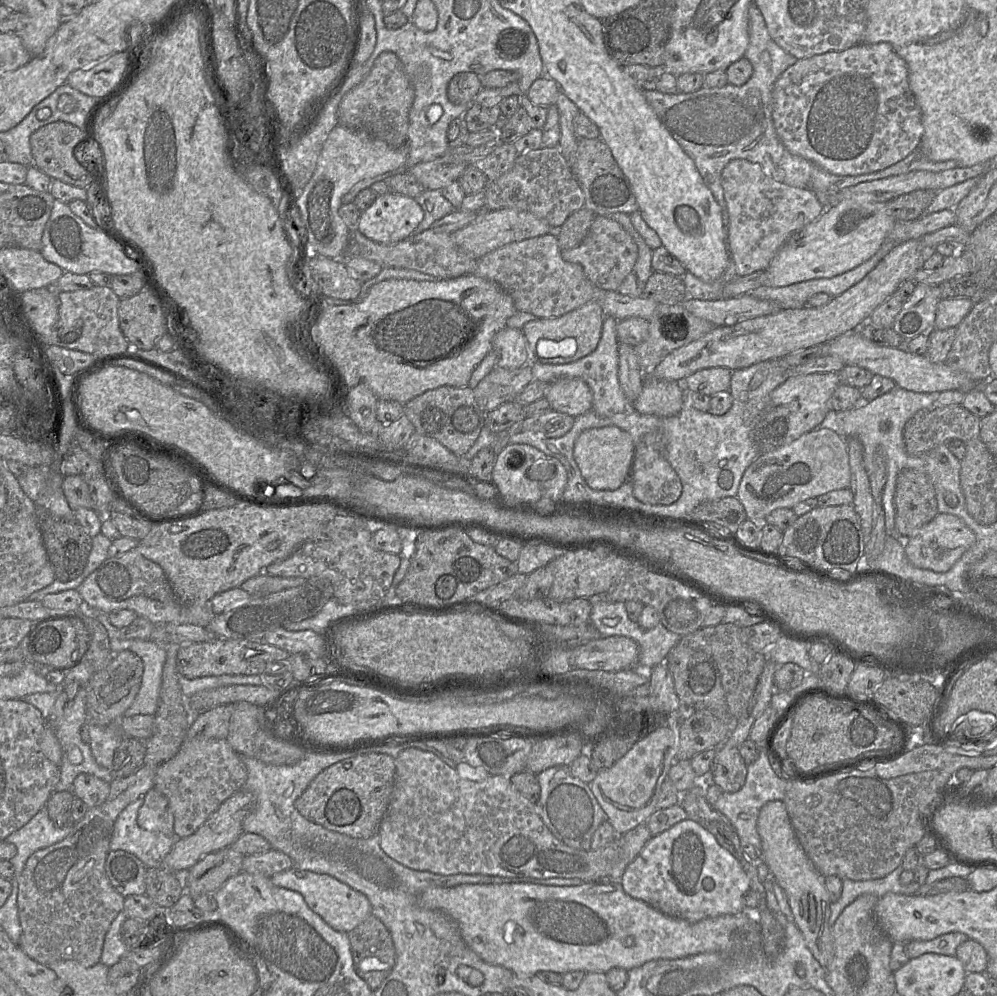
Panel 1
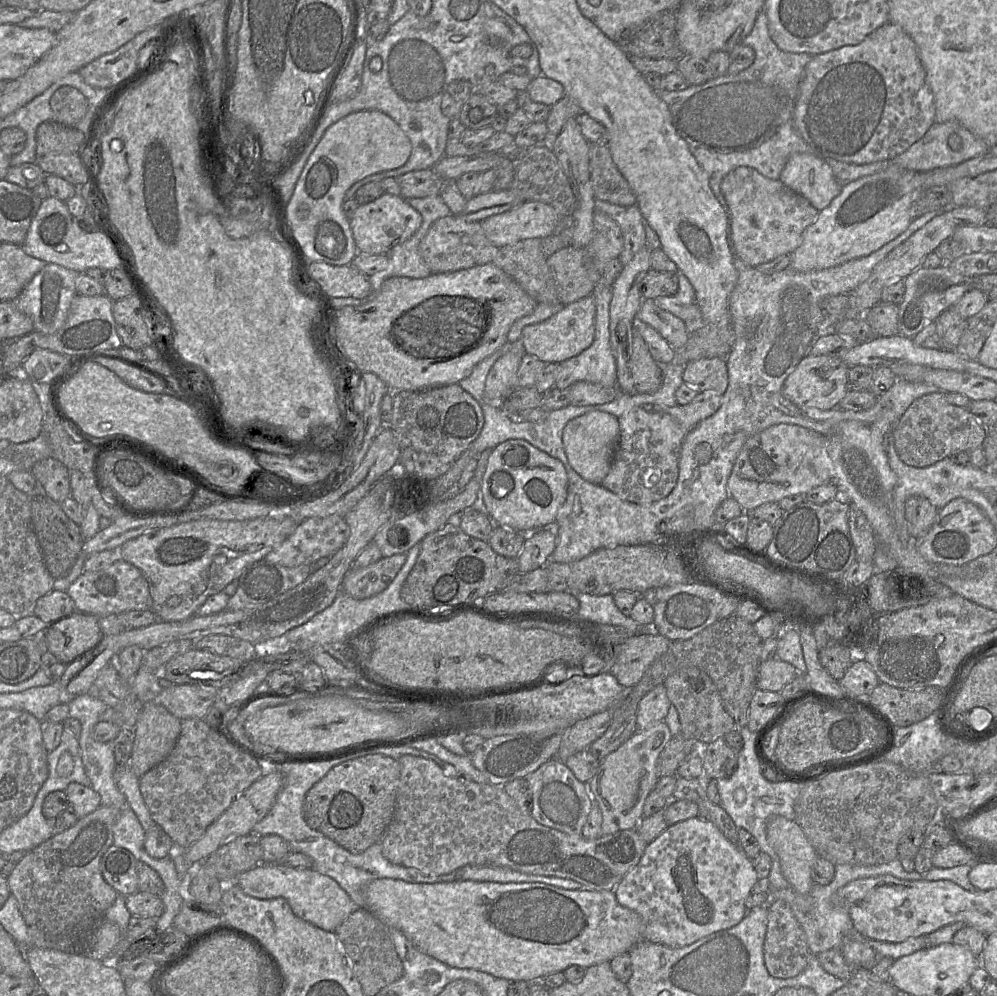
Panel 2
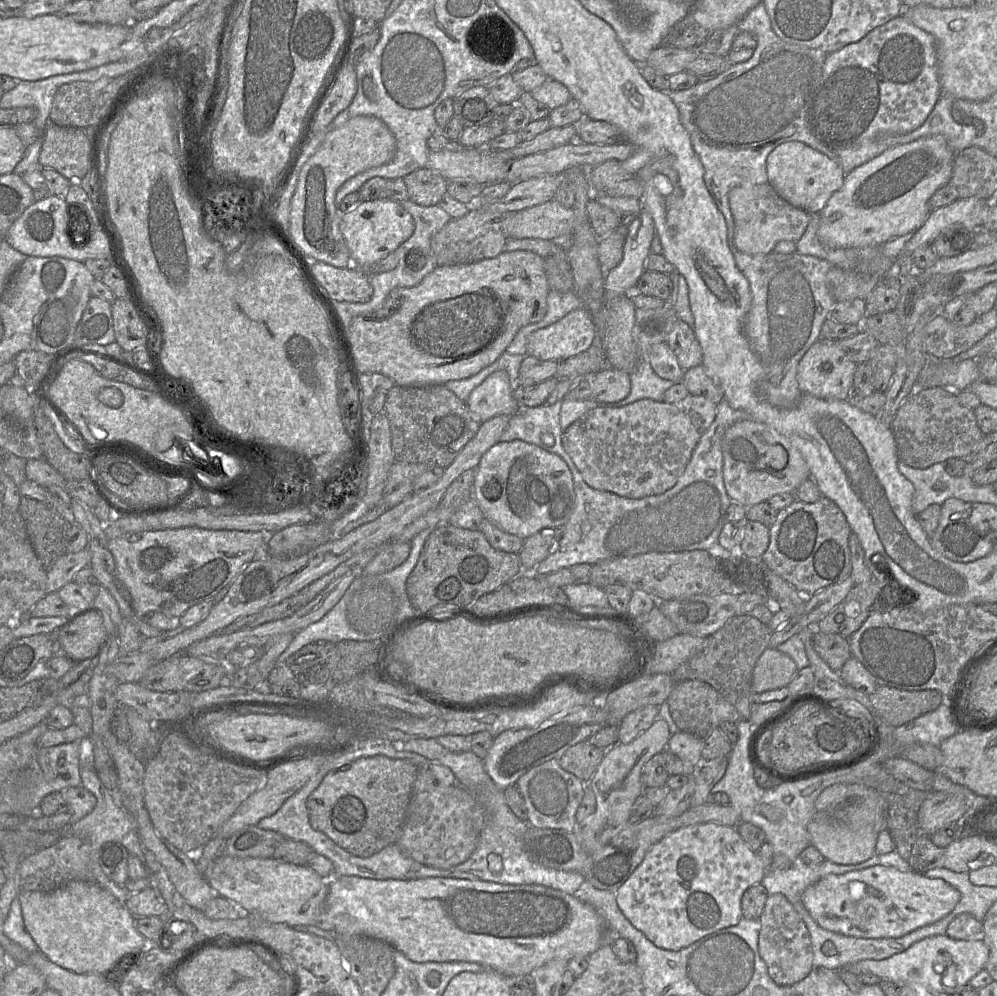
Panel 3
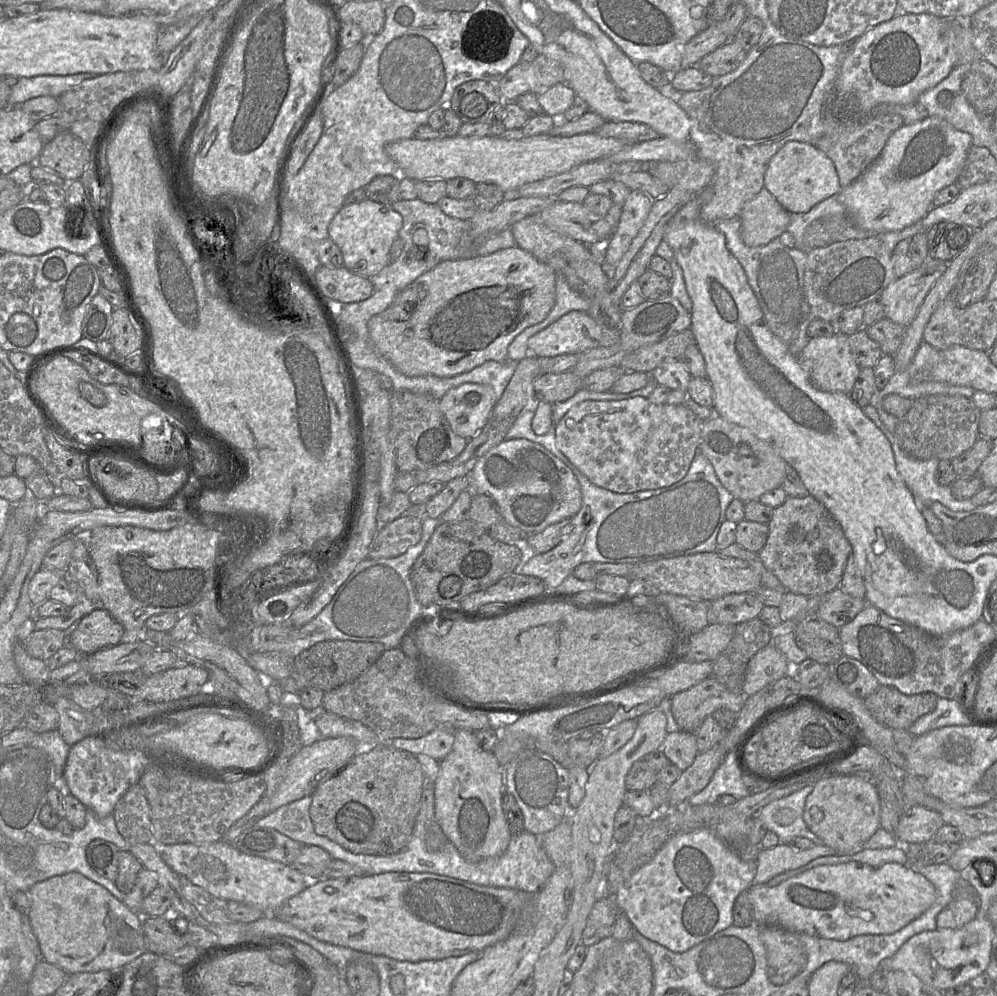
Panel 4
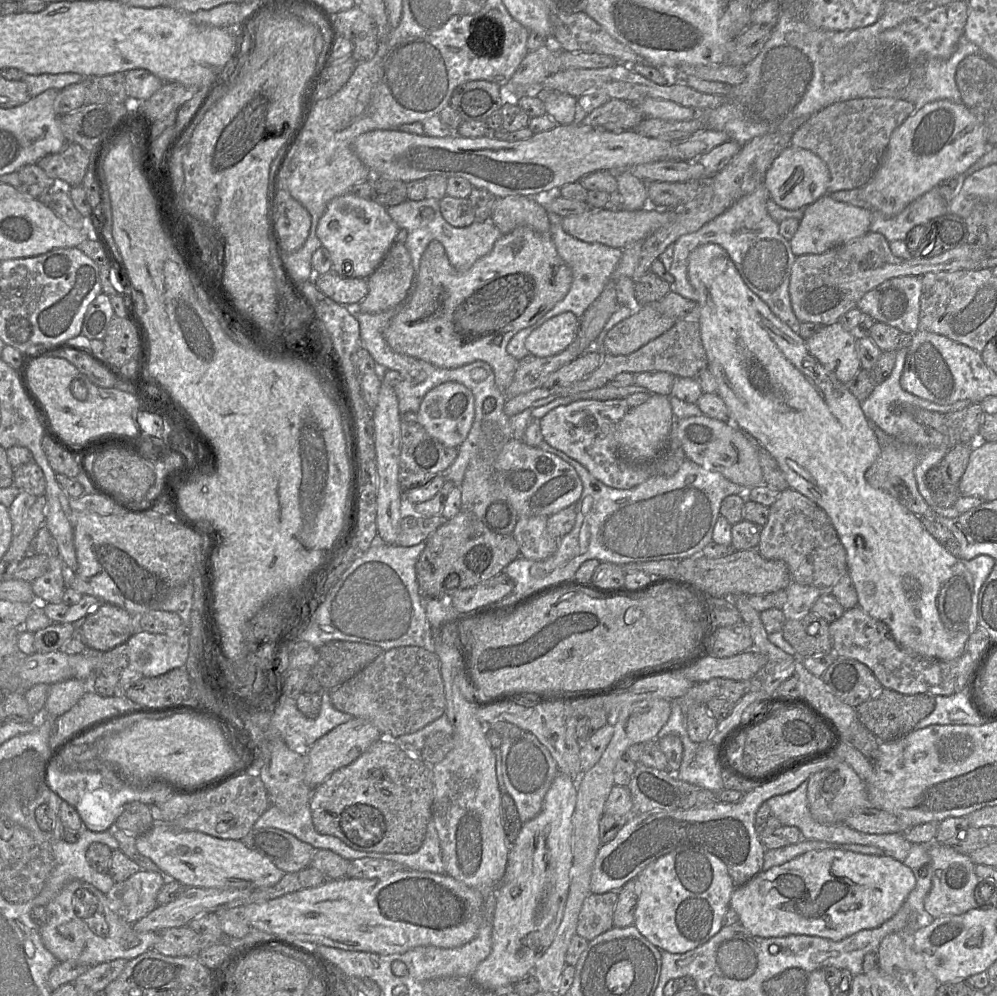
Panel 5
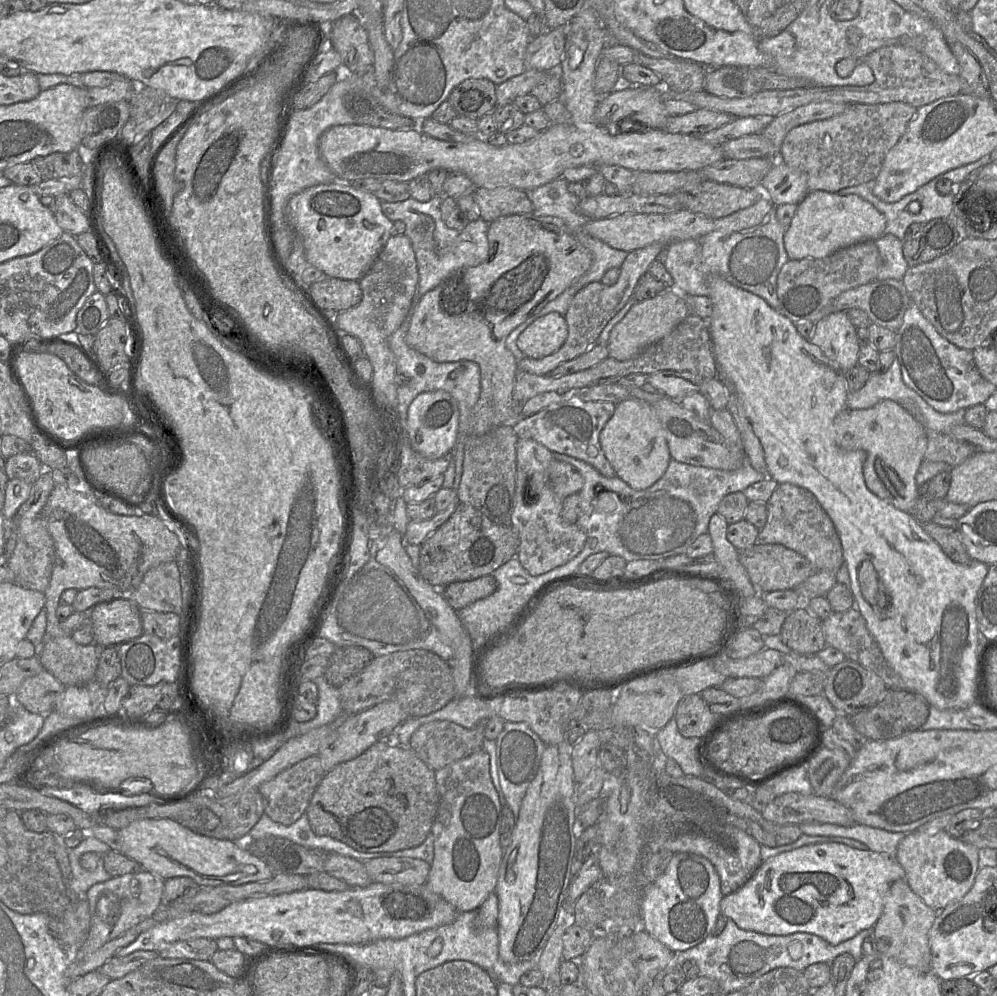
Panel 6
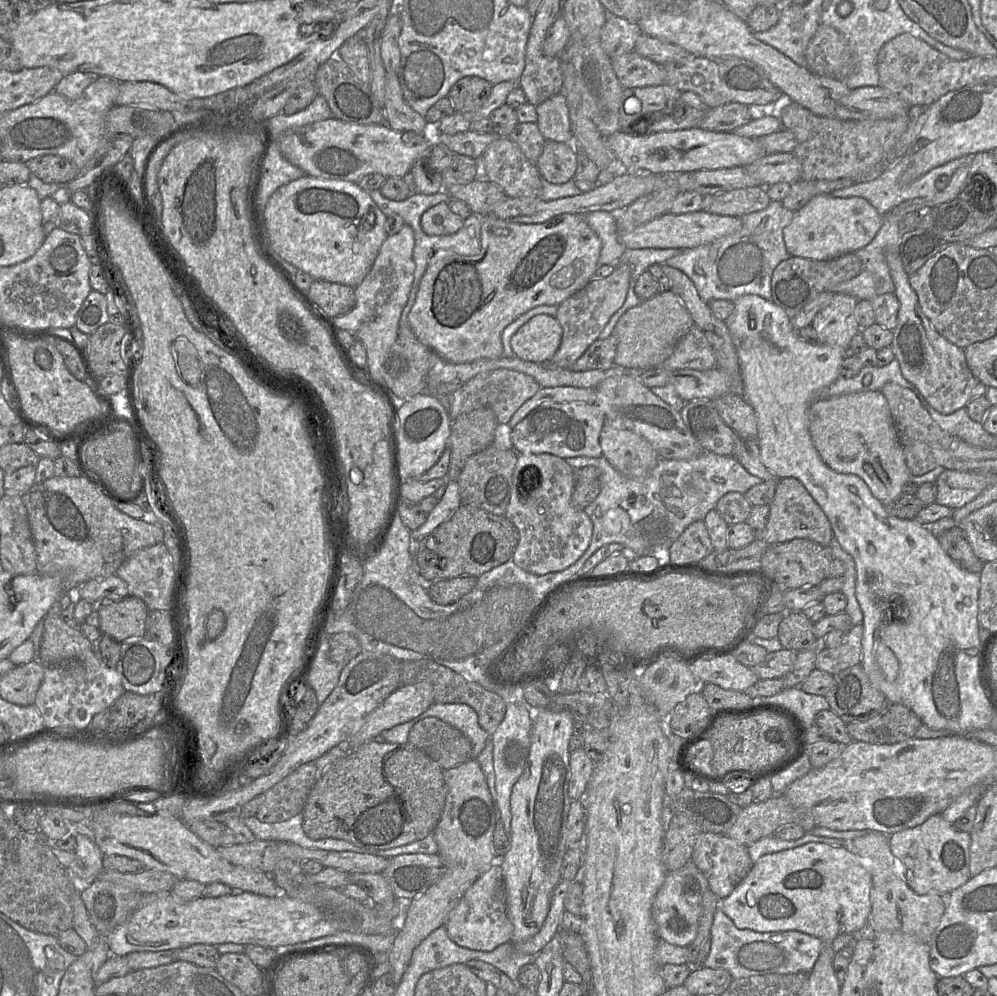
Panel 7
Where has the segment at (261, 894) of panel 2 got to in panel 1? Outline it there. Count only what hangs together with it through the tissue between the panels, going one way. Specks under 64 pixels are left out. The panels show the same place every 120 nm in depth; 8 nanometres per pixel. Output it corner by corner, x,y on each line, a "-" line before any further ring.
293,866
274,874
270,879
277,887
300,893
308,907
336,931
348,933
372,914
371,904
364,894
328,874
318,874

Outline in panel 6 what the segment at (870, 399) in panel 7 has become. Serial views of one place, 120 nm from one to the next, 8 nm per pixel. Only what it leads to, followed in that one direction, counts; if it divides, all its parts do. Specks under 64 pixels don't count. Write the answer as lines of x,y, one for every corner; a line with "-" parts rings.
883,400
867,409
845,408
834,418
833,427
835,442
841,449
860,449
866,452
867,458
863,466
863,475
868,489
895,508
904,512
910,511
918,498
918,485
915,477
924,461
927,448
927,436
922,424
898,403
892,400

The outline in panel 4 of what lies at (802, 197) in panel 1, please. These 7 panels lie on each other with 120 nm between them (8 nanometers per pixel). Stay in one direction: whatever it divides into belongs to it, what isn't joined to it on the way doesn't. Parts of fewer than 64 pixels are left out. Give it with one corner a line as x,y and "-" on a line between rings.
764,187
741,210
740,236
750,247
763,246
787,230
789,212

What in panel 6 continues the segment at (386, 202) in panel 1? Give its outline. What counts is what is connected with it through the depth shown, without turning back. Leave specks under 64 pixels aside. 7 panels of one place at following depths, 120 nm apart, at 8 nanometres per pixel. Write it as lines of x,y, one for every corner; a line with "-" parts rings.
350,183
319,184
293,196
288,203
288,218
301,235
308,263
326,276
359,281
391,237
393,222
382,212
380,202
373,193
357,190

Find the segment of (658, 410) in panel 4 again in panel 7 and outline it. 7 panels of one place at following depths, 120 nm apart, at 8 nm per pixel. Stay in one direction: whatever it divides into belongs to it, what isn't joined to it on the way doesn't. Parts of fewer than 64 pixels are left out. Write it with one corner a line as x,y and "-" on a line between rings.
543,403
512,429
511,441
518,454
548,453
563,459
578,456
599,458
602,456
599,437
604,424
605,416
594,403

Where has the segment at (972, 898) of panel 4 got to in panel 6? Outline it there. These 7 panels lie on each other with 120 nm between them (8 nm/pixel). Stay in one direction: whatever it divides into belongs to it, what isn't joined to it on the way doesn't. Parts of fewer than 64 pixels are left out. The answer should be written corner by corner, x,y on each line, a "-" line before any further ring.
916,830
906,833
899,843
896,860
905,870
906,881
913,892
930,908
941,911
948,905
960,901
972,888
979,870
979,849
952,837
946,830
941,830
934,835

